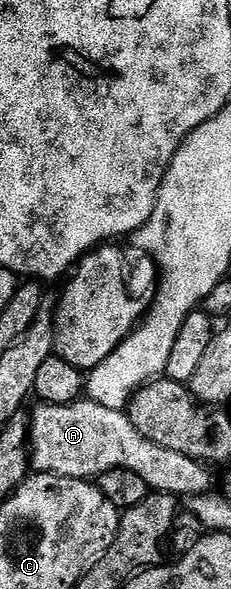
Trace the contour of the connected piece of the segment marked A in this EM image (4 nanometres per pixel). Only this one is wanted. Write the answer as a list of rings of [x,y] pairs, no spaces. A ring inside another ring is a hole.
[[[80,398],[73,404],[45,404],[36,403],[35,413],[32,411],[29,416],[29,464],[36,473],[48,472],[54,476],[68,476],[69,478],[77,478],[78,480],[91,480],[105,475],[106,472],[117,470],[131,470],[133,474],[138,474],[140,478],[145,478],[148,489],[156,492],[170,492],[176,498],[186,498],[189,496],[201,496],[212,491],[211,476],[208,465],[194,460],[192,456],[185,454],[177,454],[177,450],[165,450],[161,446],[157,446],[153,442],[149,442],[149,438],[145,438],[135,429],[133,422],[128,418],[126,411],[118,412],[117,410],[109,410],[109,406],[101,406],[97,402],[86,398]]]

